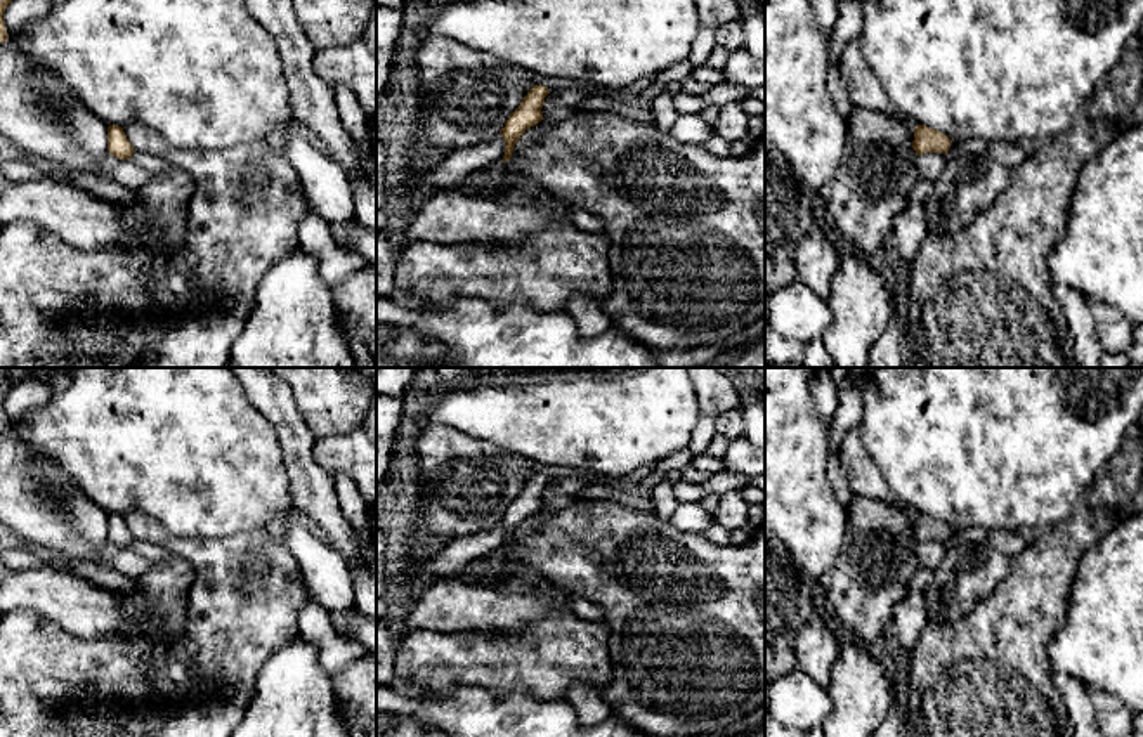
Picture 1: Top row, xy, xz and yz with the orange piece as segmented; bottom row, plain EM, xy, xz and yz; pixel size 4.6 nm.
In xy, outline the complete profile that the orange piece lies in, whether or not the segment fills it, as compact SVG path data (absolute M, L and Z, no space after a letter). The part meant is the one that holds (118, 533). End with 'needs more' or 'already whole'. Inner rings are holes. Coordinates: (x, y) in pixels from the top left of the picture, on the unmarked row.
M118 513L108 515L108 539L120 548L130 548L135 541L123 517Z | already whole

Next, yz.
M916 513L914 517L914 529L912 529L912 538L916 539L916 543L923 543L923 541L944 541L947 543L950 538L952 529L935 519L930 517L926 513Z | already whole

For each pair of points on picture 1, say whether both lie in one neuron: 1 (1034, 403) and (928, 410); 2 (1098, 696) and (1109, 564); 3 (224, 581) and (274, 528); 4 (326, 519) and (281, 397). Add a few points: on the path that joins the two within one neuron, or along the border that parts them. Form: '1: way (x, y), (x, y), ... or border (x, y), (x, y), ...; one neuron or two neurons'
1: way (1008, 403), (992, 403), (984, 410), (954, 410); one neuron
2: border (1086, 685), (1105, 689), (1124, 704); two neurons
3: border (266, 529), (283, 536); two neurons
4: way (313, 489), (302, 472), (297, 432), (292, 427); one neuron

